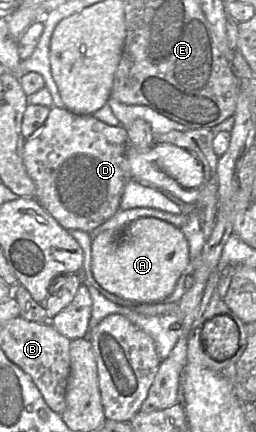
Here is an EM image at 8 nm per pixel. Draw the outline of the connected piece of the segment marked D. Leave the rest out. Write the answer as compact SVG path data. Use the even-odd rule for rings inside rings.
M51 107L45 124L24 142L23 162L35 184L34 198L67 230L91 233L119 209L126 183L132 179L126 157L130 144L127 129L110 126L94 115L77 115L66 108Z

